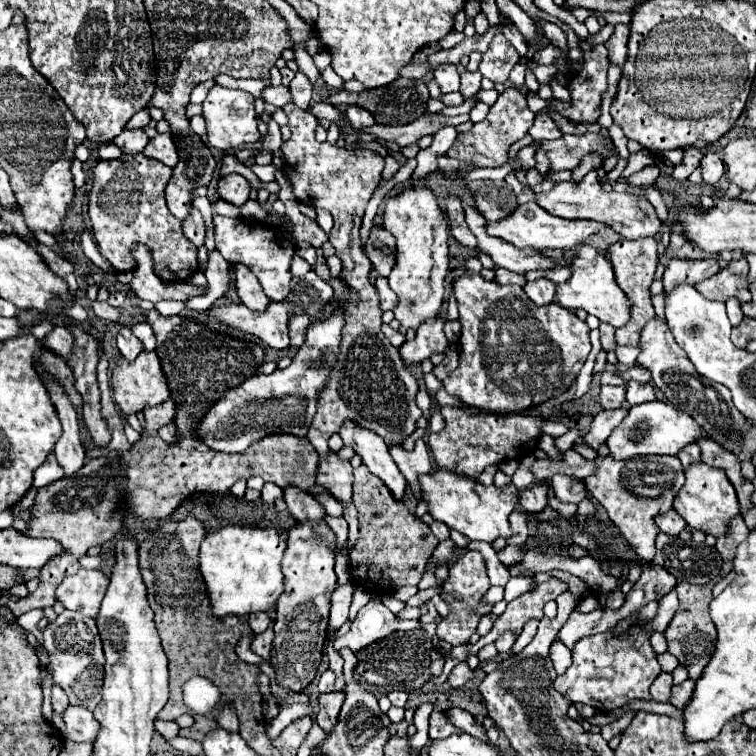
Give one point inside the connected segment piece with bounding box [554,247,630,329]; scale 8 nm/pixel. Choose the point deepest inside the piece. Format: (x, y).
(592, 287)

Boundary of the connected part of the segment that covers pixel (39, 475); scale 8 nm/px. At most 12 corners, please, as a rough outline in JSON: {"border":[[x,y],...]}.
{"border":[[56,455],[34,471],[34,487],[50,485],[64,477]]}

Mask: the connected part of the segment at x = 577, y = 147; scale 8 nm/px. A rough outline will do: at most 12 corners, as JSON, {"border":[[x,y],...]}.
{"border":[[600,133],[544,141],[552,171],[574,169],[588,153],[608,159],[614,143]]}

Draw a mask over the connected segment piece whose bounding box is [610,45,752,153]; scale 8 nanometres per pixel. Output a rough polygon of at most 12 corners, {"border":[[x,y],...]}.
{"border":[[634,45],[610,113],[628,139],[652,153],[708,145],[734,127],[742,89],[722,113],[678,121],[642,101]]}

